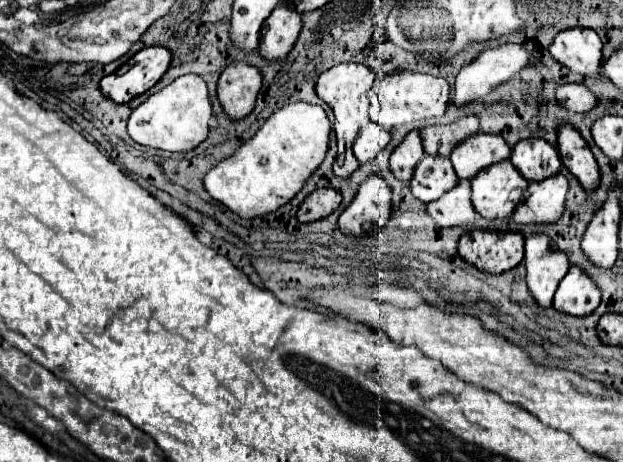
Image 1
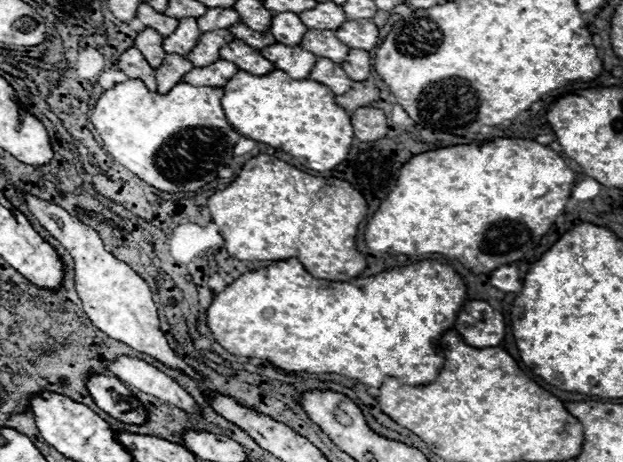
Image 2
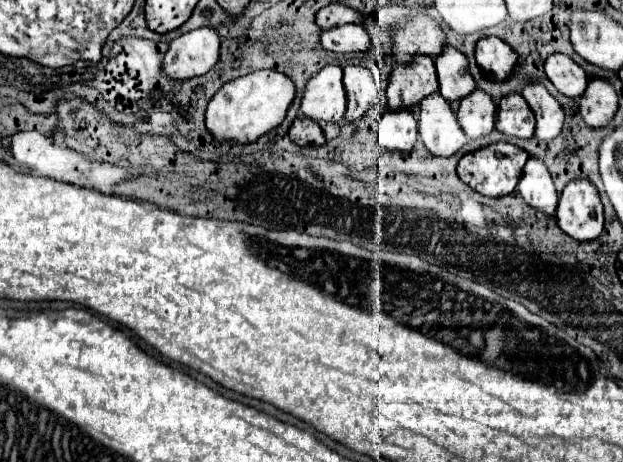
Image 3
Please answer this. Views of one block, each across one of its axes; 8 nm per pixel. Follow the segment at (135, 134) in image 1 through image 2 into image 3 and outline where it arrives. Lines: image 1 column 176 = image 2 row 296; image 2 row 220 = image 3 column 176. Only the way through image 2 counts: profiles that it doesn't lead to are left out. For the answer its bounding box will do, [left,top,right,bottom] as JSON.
[162,28,220,80]

